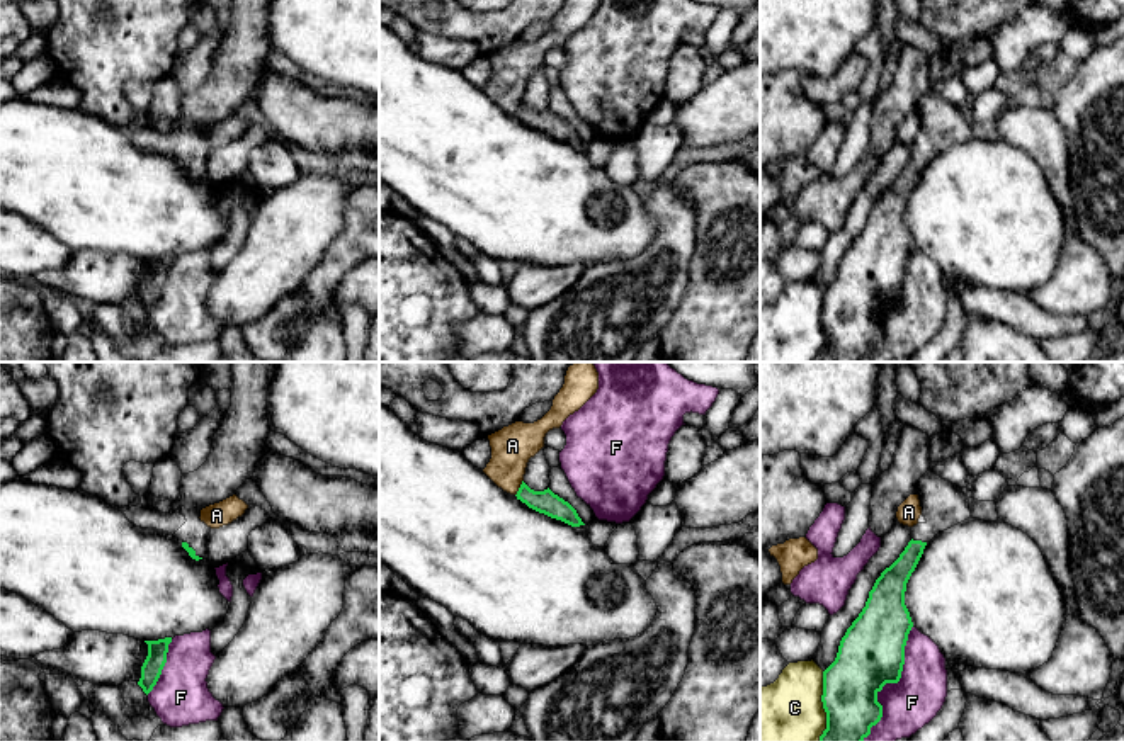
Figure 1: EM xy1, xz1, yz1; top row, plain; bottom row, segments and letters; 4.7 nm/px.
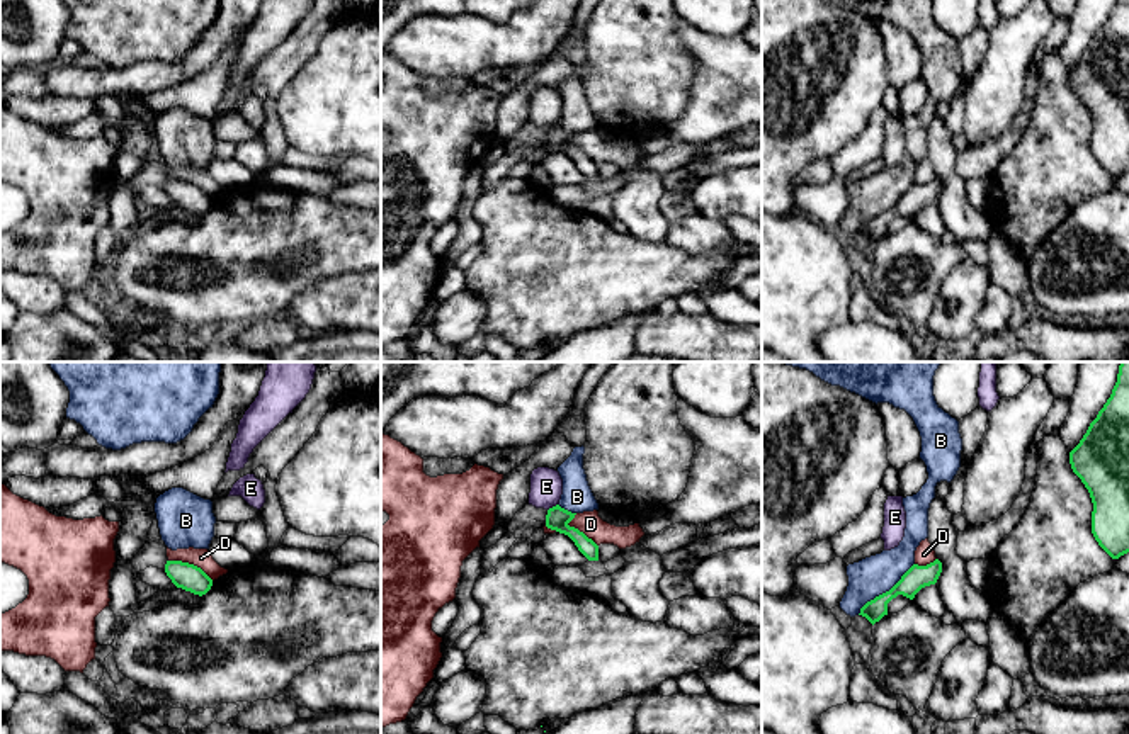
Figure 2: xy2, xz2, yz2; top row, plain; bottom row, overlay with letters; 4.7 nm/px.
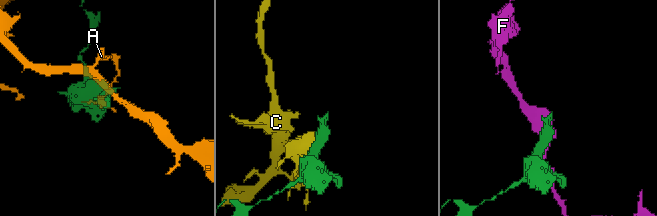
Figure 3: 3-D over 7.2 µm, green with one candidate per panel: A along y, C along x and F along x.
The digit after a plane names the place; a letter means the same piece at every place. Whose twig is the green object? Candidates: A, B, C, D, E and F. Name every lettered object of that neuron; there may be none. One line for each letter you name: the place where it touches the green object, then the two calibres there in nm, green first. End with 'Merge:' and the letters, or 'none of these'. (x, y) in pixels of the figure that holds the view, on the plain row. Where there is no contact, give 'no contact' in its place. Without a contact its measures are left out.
Merge: none of these

